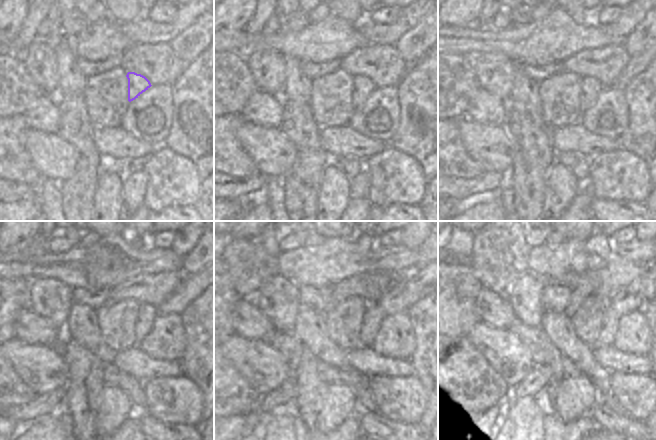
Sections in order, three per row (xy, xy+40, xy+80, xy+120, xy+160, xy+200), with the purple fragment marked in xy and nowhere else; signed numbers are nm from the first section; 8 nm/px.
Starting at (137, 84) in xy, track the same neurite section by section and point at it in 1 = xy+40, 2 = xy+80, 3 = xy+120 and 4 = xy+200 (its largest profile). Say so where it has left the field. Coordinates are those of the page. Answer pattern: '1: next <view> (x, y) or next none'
1: next xy+40 (363, 86)
2: next xy+80 (590, 88)
3: next xy+120 (147, 313)
4: next xy+200 (609, 326)

